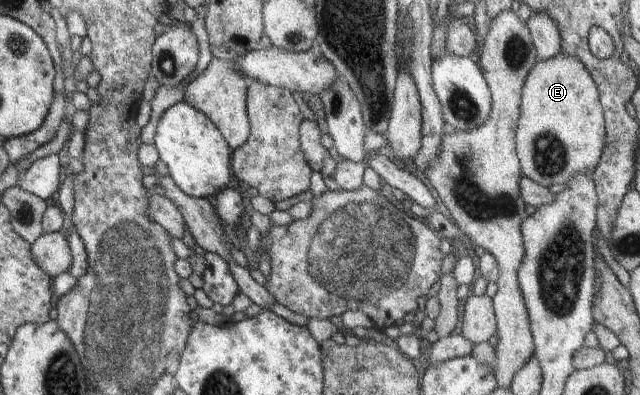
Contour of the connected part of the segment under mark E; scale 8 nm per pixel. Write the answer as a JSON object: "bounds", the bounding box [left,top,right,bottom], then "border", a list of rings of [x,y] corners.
{"bounds":[515,52,605,188],"border":[[[562,52],[556,54],[556,56],[550,58],[550,60],[538,60],[526,77],[520,103],[520,112],[521,115],[518,119],[515,132],[515,149],[518,160],[520,161],[523,176],[526,176],[526,178],[529,178],[532,182],[536,182],[536,184],[546,188],[552,186],[552,184],[566,184],[574,174],[580,174],[580,172],[590,174],[590,172],[594,172],[598,162],[600,162],[600,157],[602,156],[603,148],[605,147],[605,118],[596,83],[592,80],[591,74],[585,70],[584,64],[582,64],[580,60],[572,58],[572,56],[566,56],[566,54],[563,54]]]}

